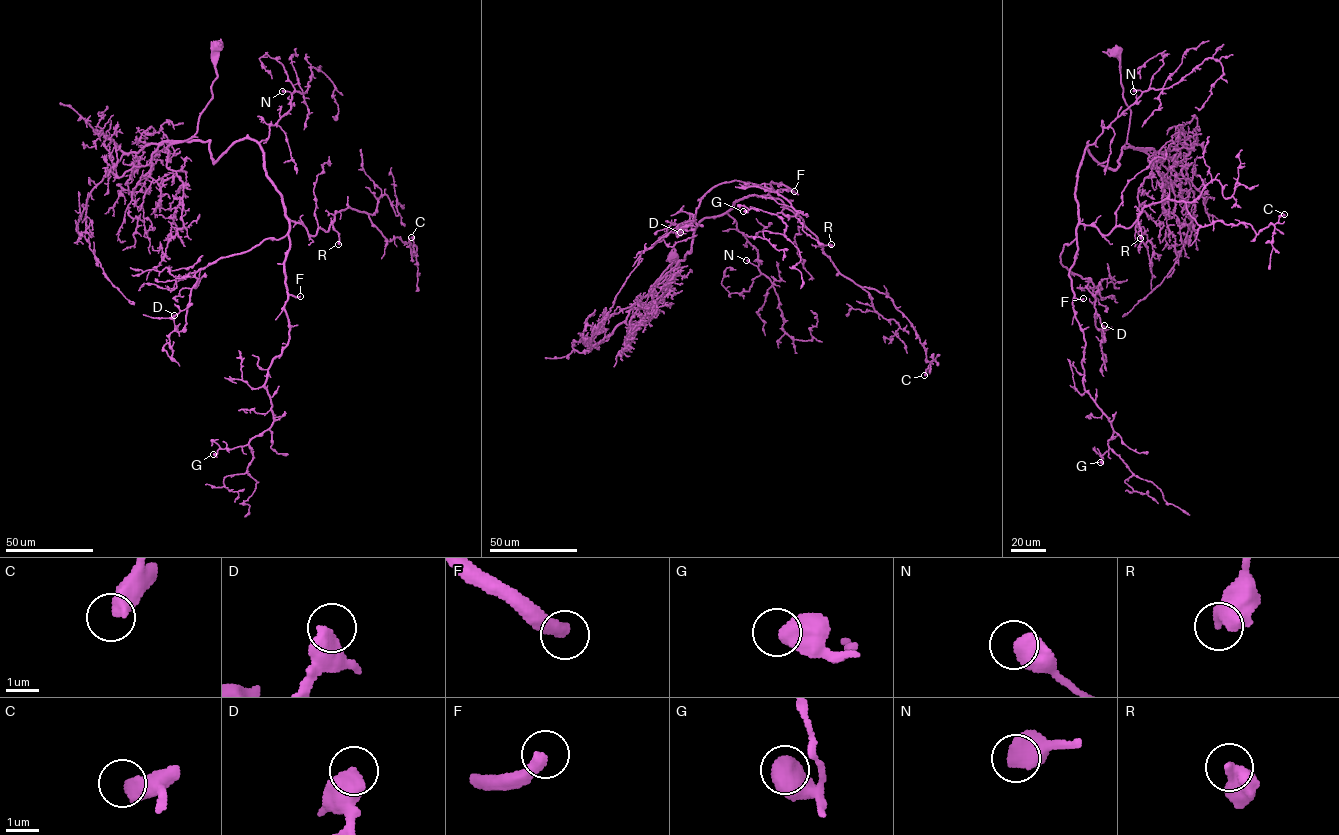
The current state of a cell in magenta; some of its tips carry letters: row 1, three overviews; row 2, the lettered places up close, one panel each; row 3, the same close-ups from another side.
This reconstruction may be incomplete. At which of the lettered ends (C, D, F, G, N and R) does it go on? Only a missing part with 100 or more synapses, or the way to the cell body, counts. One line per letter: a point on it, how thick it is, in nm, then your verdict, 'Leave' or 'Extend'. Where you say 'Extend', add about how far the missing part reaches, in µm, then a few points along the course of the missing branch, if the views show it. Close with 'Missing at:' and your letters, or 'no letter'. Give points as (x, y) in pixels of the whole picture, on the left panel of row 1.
C: Place: (411, 237). Thickness 550 nm. Leave
D: Place: (174, 315). Thickness 650 nm. Leave
F: Place: (300, 296). Thickness 440 nm. Extend. Missing length about 200 µm. Course of what is missing: (300, 296), (310, 286), (338, 291), (358, 298), (377, 314), (382, 312), (396, 287), (402, 327), (388, 411)
G: Place: (213, 454). Thickness 700 nm. Leave
N: Place: (282, 91). Thickness 600 nm. Leave
R: Place: (338, 244). Thickness 480 nm. Leave
Missing at: F

